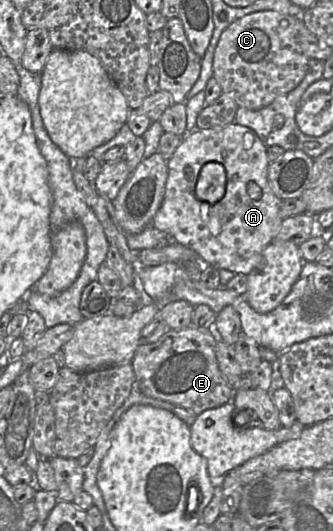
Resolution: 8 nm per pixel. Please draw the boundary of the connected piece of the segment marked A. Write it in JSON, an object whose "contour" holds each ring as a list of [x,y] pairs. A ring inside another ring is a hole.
{"contour":[[[235,122],[209,129],[200,130],[196,127],[181,137],[180,145],[167,161],[168,177],[165,194],[151,225],[173,241],[194,250],[204,265],[248,275],[261,261],[264,248],[276,238],[283,221],[280,216],[282,199],[273,193],[268,181],[270,162],[267,146],[251,128]],[[207,162],[221,163],[227,175],[225,194],[215,204],[201,201],[195,195],[201,168]]]}

